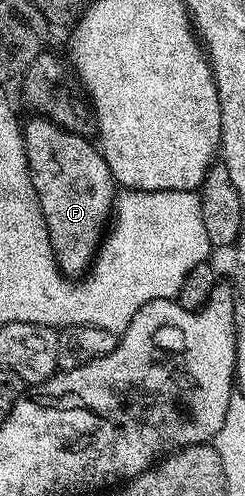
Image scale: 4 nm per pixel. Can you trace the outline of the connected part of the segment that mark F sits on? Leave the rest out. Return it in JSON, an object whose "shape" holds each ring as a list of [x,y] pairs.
{"shape":[[[32,117],[23,124],[23,138],[26,143],[29,175],[33,181],[34,193],[40,202],[42,215],[49,230],[50,241],[56,254],[57,264],[68,277],[80,277],[91,268],[97,250],[106,234],[110,216],[118,194],[118,184],[112,178],[100,148],[91,139],[71,135],[57,123],[43,117]]]}

